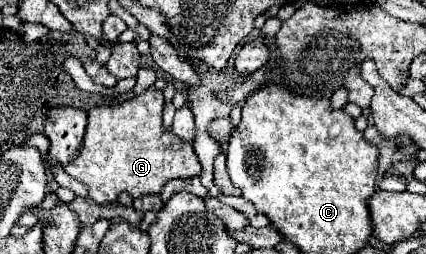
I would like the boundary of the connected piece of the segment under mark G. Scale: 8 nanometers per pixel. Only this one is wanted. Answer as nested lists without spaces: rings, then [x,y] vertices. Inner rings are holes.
[[[154,86],[122,104],[90,108],[82,150],[64,170],[90,188],[88,196],[94,202],[114,202],[122,192],[128,192],[134,198],[158,194],[168,180],[200,174],[202,166],[192,146],[180,142],[172,132],[162,128],[162,108],[164,96]]]

